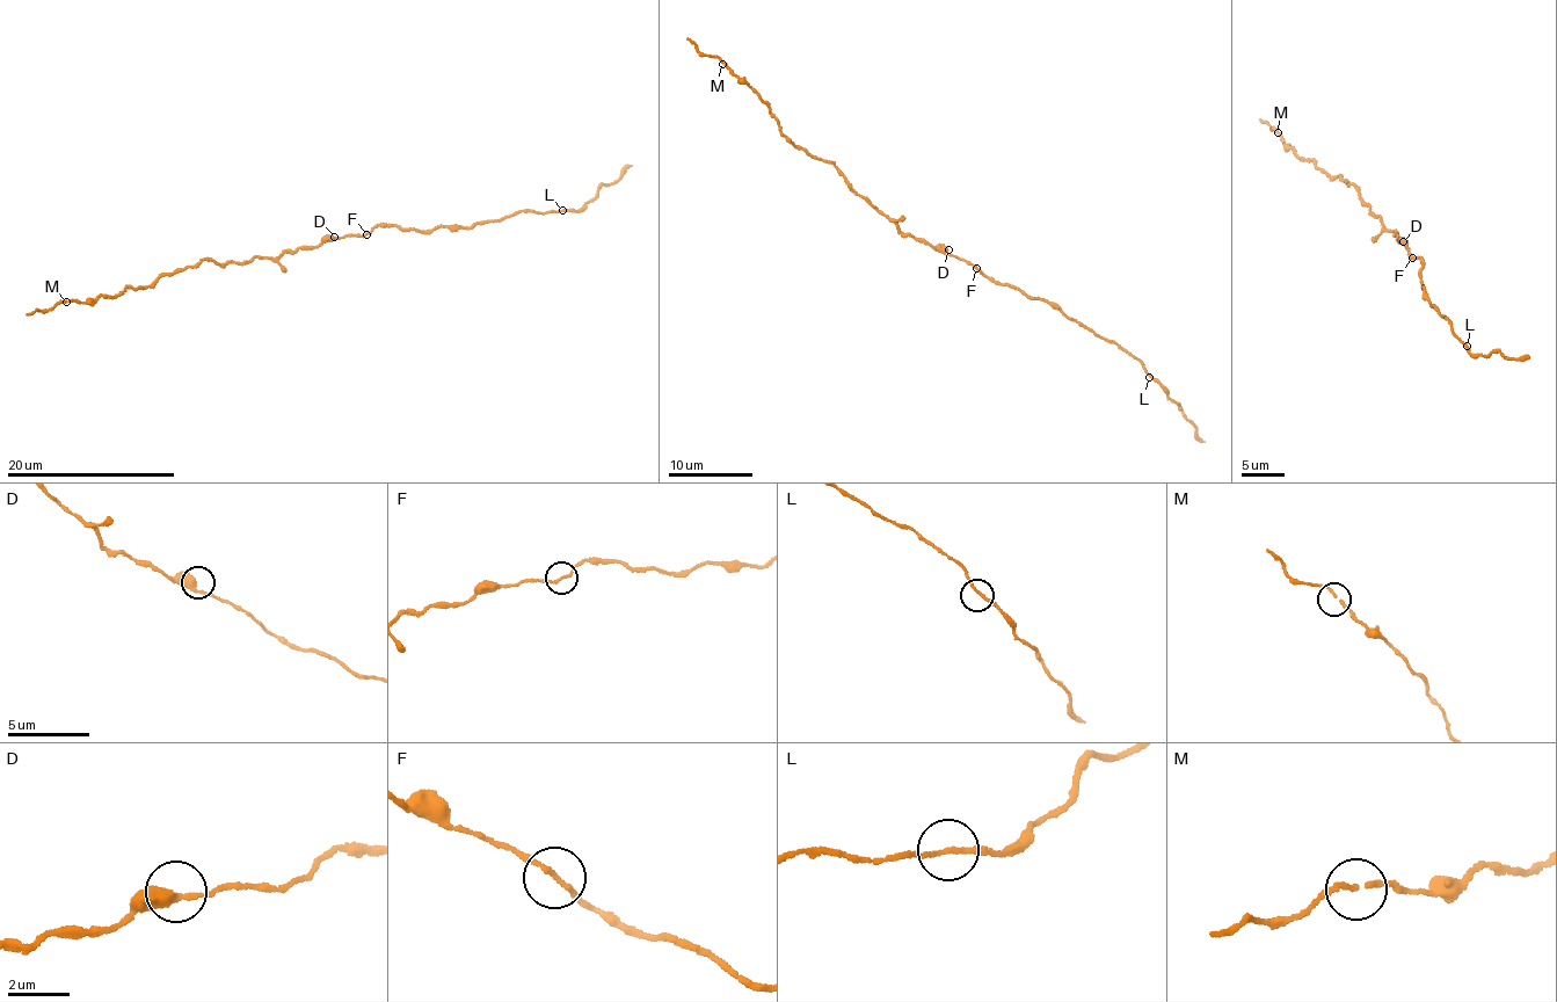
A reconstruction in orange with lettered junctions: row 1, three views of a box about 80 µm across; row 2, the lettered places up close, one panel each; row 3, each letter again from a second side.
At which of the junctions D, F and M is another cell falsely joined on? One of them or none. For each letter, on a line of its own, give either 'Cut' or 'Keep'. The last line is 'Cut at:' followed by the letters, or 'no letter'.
D: Keep
F: Keep
M: Keep
Cut at: no letter

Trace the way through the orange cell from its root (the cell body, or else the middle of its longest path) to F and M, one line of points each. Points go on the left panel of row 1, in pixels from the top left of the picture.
F: (332, 240), (366, 234)
M: (332, 240), (273, 259), (206, 260), (161, 275), (148, 287), (66, 302)

